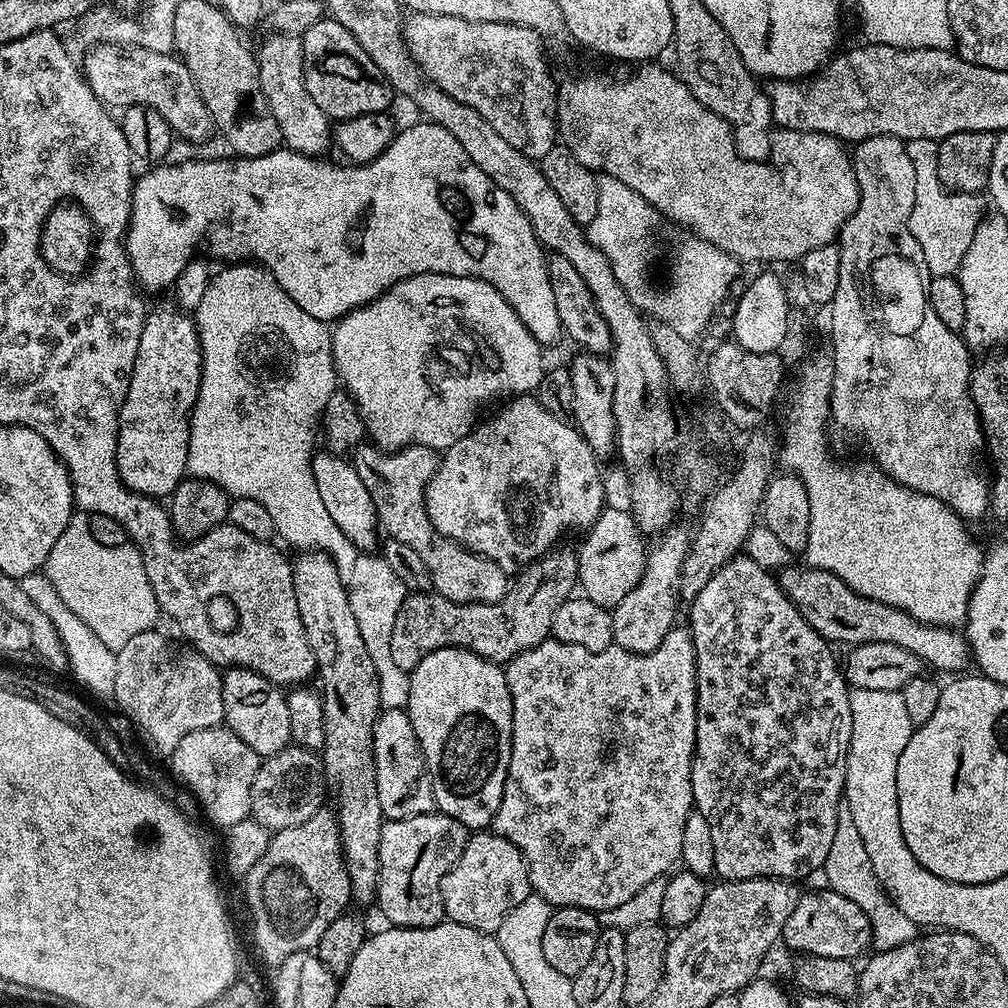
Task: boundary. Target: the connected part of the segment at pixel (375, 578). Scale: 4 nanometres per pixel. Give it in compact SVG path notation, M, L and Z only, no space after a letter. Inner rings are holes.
M361 553L356 556L351 574L346 577L346 587L350 610L357 619L358 632L366 643L370 658L391 654L391 631L394 630L394 621L402 602L408 595L405 584L381 555Z

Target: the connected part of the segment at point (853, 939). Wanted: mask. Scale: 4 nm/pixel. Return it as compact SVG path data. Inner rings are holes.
M823 888L823 890L817 893L806 892L800 896L798 903L794 906L793 914L786 918L786 924L783 926L783 934L780 940L788 949L800 956L807 955L854 960L865 949L867 951L871 947L872 930L868 916L858 904L829 888Z

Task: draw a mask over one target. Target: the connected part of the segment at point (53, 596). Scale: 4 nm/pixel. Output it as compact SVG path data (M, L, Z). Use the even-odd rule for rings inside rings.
M32 573L21 577L21 584L34 604L54 622L55 629L63 640L64 651L68 654L69 667L77 680L98 696L111 697L114 690L115 671L117 670L116 652L104 642L64 602L55 590L53 583L43 573Z

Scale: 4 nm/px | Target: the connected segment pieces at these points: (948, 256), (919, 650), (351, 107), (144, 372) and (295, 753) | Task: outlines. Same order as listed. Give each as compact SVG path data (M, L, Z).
M914 139L905 145L914 167L916 186L908 225L918 246L922 246L922 258L928 264L929 273L932 276L956 276L962 258L966 258L966 250L970 250L970 242L974 242L981 220L985 219L982 198L975 193L951 193L941 186L937 174L937 141Z
M803 566L804 568L788 568L779 573L778 581L782 591L796 604L796 608L810 622L814 630L823 640L835 642L837 645L869 644L870 642L894 642L910 654L914 654L925 665L937 668L940 672L960 674L970 664L970 649L963 631L954 628L939 628L933 624L919 624L909 620L895 608L879 604L877 600L868 600L846 586L834 574L820 568Z
M323 18L306 30L302 43L304 85L306 90L310 90L310 98L318 102L318 110L325 112L329 121L339 122L391 109L393 88L378 74L369 54L366 54L345 26L331 18Z
M171 307L156 308L153 312L151 309L145 315L130 386L120 407L116 439L116 465L120 471L120 481L131 492L141 492L143 496L153 498L171 497L188 472L188 421L192 419L192 408L196 404L202 378L200 335L196 321L187 311Z
M289 746L273 756L261 759L254 786L250 786L250 816L263 828L281 832L290 826L302 826L306 818L325 807L326 781L321 757L304 748Z

